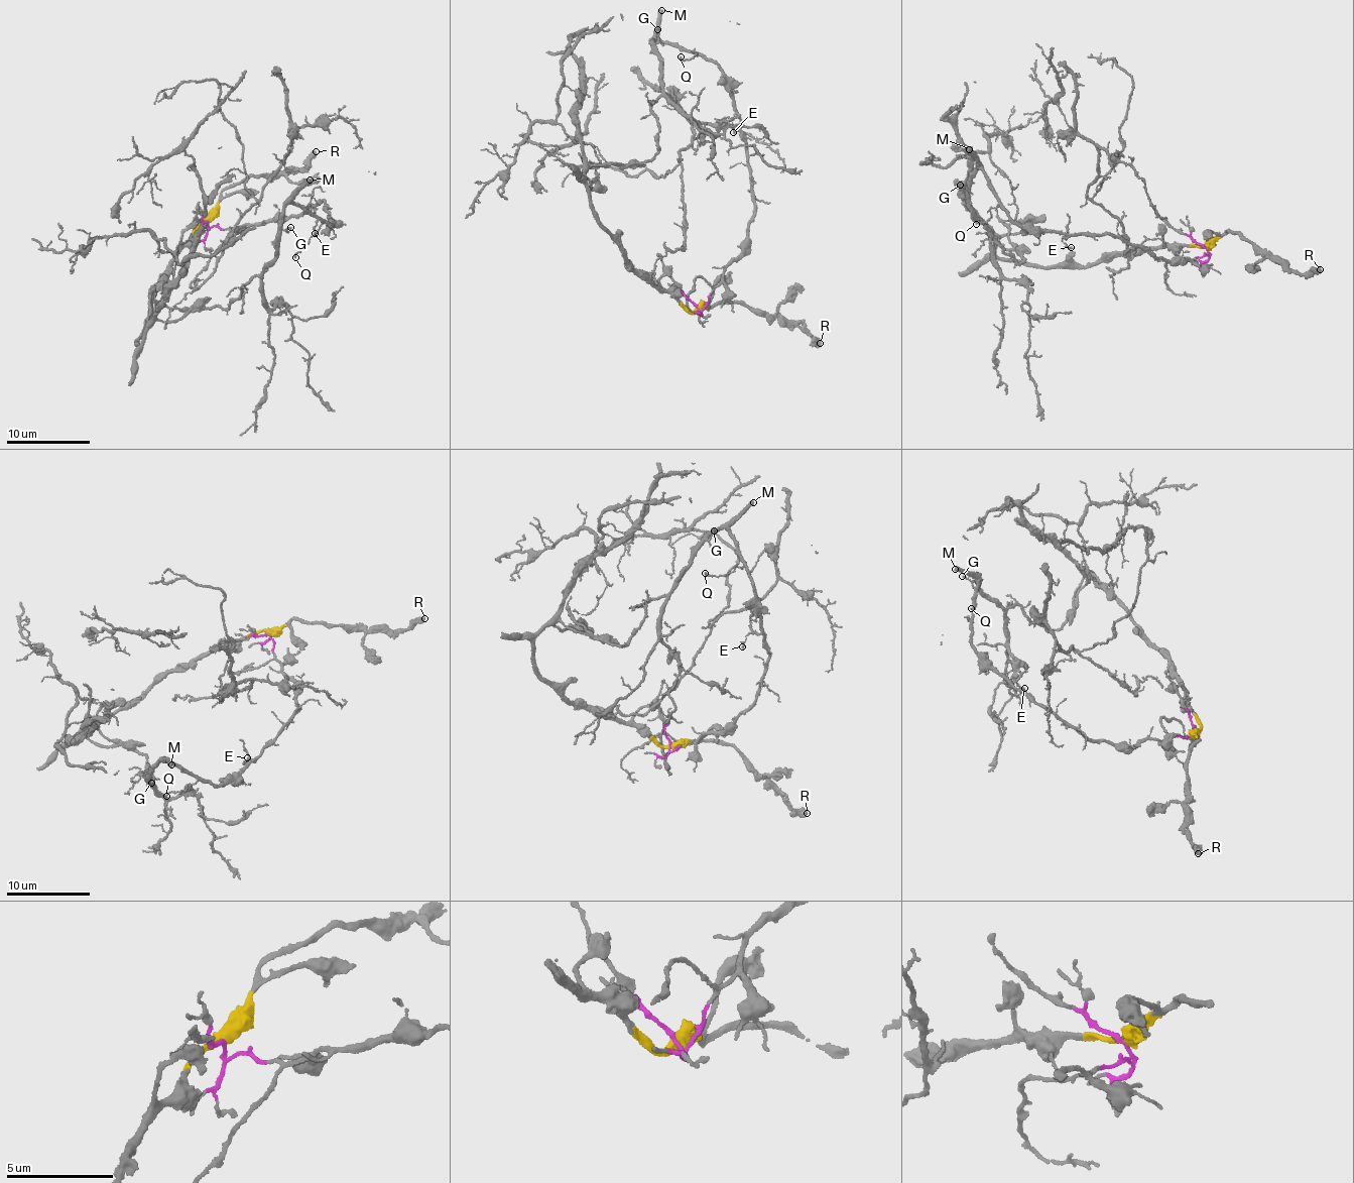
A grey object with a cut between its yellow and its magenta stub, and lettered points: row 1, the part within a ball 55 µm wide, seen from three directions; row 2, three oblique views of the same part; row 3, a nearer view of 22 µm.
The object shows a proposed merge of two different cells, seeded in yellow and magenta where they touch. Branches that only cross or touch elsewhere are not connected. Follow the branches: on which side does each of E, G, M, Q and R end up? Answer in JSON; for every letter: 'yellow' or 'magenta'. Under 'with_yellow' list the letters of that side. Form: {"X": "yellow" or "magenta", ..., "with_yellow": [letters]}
{"E": "magenta", "G": "magenta", "M": "magenta", "Q": "magenta", "R": "yellow", "with_yellow": ["R"]}

